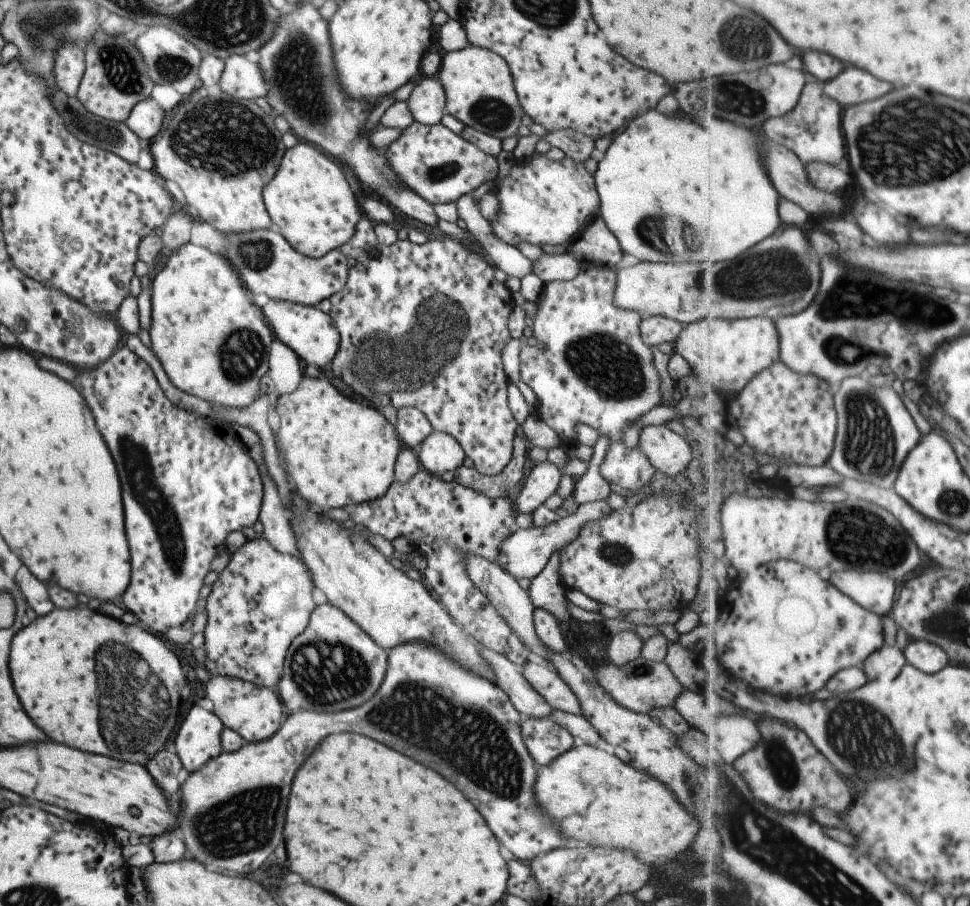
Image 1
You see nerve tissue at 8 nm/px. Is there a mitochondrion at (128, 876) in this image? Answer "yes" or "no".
no

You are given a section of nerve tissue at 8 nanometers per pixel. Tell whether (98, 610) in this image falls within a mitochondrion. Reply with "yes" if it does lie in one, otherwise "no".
no

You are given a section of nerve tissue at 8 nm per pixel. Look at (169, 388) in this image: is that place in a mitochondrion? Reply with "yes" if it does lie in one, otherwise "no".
no

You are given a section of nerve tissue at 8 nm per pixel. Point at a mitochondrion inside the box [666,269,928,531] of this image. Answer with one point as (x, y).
(869, 447)

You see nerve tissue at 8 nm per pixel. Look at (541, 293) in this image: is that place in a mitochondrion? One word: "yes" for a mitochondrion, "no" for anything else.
no

